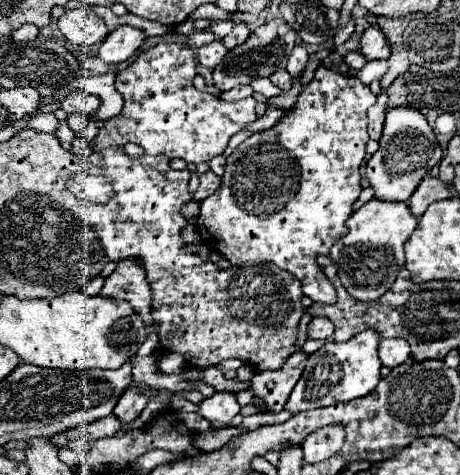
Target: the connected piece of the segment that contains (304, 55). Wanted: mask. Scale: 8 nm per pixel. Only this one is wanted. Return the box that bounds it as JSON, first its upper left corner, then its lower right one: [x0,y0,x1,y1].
[286,46,308,76]

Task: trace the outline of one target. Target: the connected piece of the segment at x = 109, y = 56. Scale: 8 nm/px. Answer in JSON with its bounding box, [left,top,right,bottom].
[98,26,144,64]

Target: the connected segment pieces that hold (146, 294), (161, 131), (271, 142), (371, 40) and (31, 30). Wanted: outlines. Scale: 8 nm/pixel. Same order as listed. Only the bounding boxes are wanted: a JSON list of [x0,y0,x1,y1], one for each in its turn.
[[100,258,152,328],[92,42,256,164],[198,68,376,304],[358,26,390,60],[12,24,38,42]]

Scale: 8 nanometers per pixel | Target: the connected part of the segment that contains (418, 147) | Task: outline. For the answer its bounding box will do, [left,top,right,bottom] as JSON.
[368,108,442,202]

